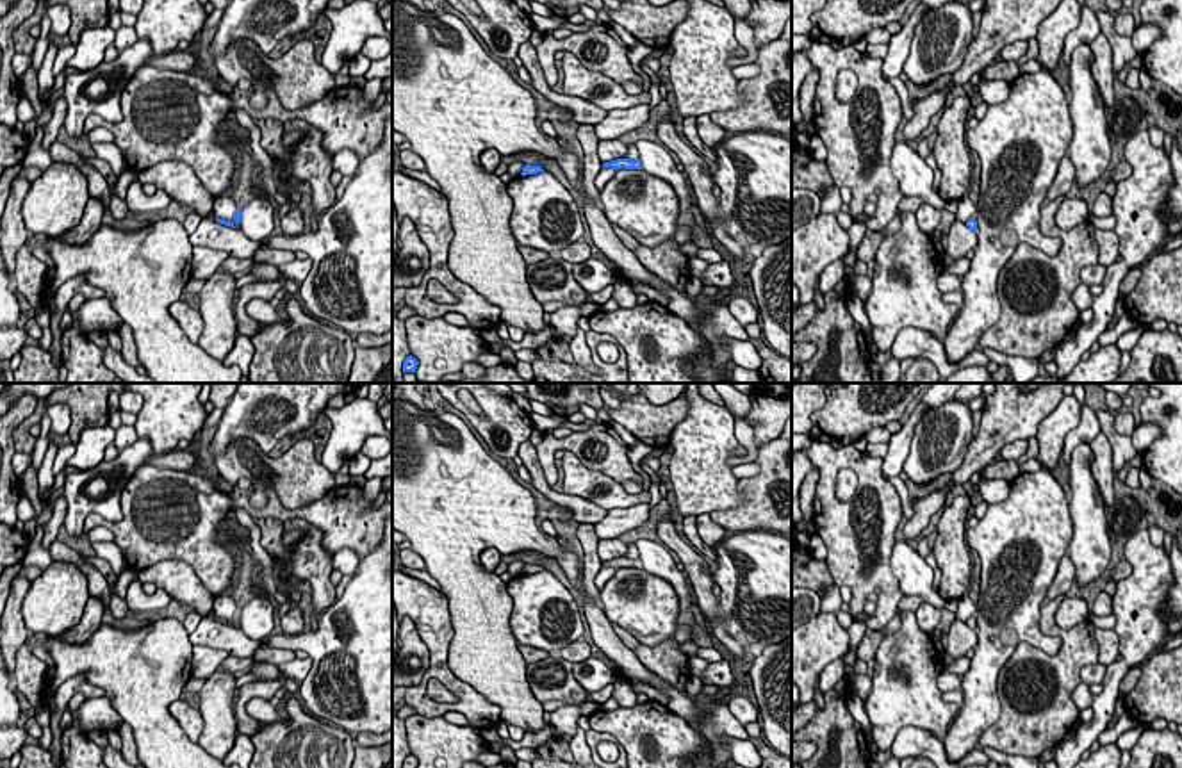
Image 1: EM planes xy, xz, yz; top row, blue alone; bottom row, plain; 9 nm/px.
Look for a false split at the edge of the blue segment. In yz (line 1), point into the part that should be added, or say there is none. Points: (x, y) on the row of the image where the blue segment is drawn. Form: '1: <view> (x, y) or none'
1: none

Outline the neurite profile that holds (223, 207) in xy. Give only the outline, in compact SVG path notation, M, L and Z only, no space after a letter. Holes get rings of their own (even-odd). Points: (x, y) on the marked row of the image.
M225 192L214 200L212 212L218 219L230 221L235 228L241 228L241 223L237 223L234 219L235 212L237 212L237 205L228 196L228 192Z

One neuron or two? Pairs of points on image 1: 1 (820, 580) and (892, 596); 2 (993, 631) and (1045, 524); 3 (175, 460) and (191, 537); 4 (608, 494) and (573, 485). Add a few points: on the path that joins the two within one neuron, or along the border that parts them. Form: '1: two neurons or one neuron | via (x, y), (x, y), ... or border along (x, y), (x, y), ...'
1: two neurons | border along (826, 563), (835, 583)
2: one neuron | via (1009, 604), (1017, 569), (1033, 551)
3: two neurons | border along (148, 464), (179, 471)
4: one neuron | via (599, 494), (590, 485), (582, 485)

